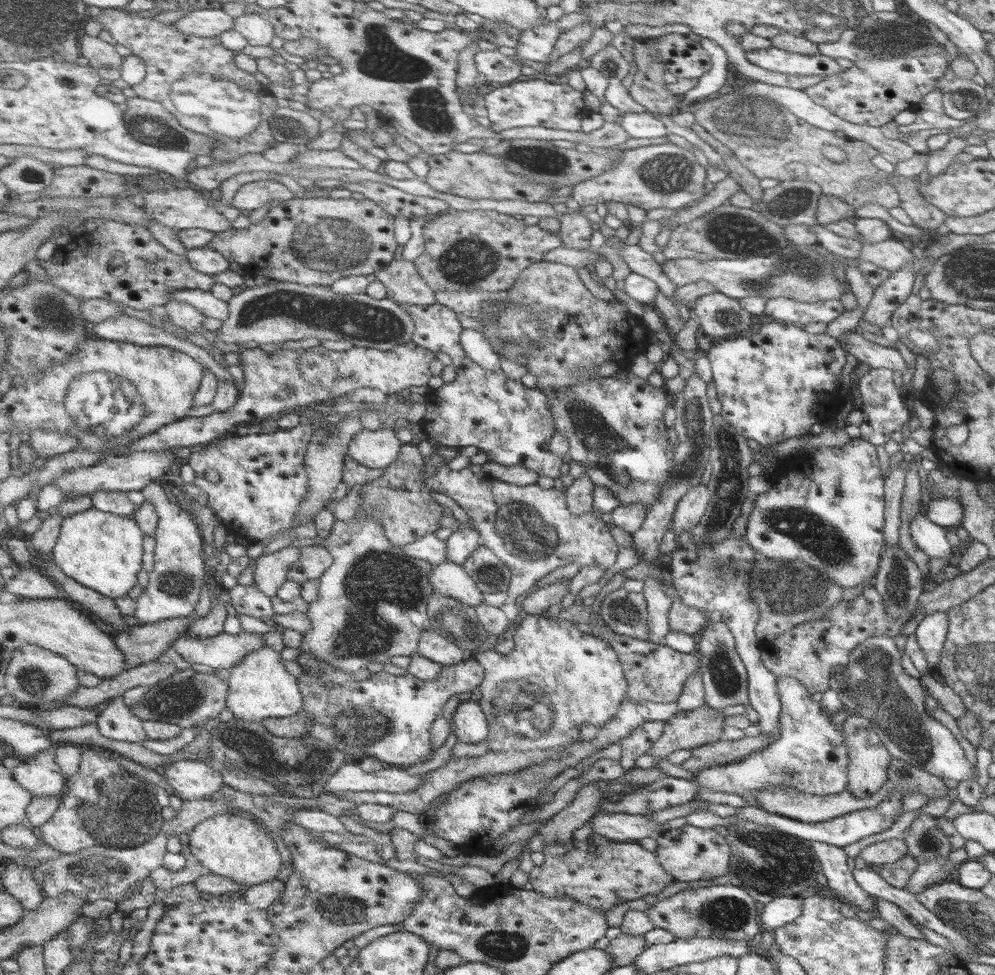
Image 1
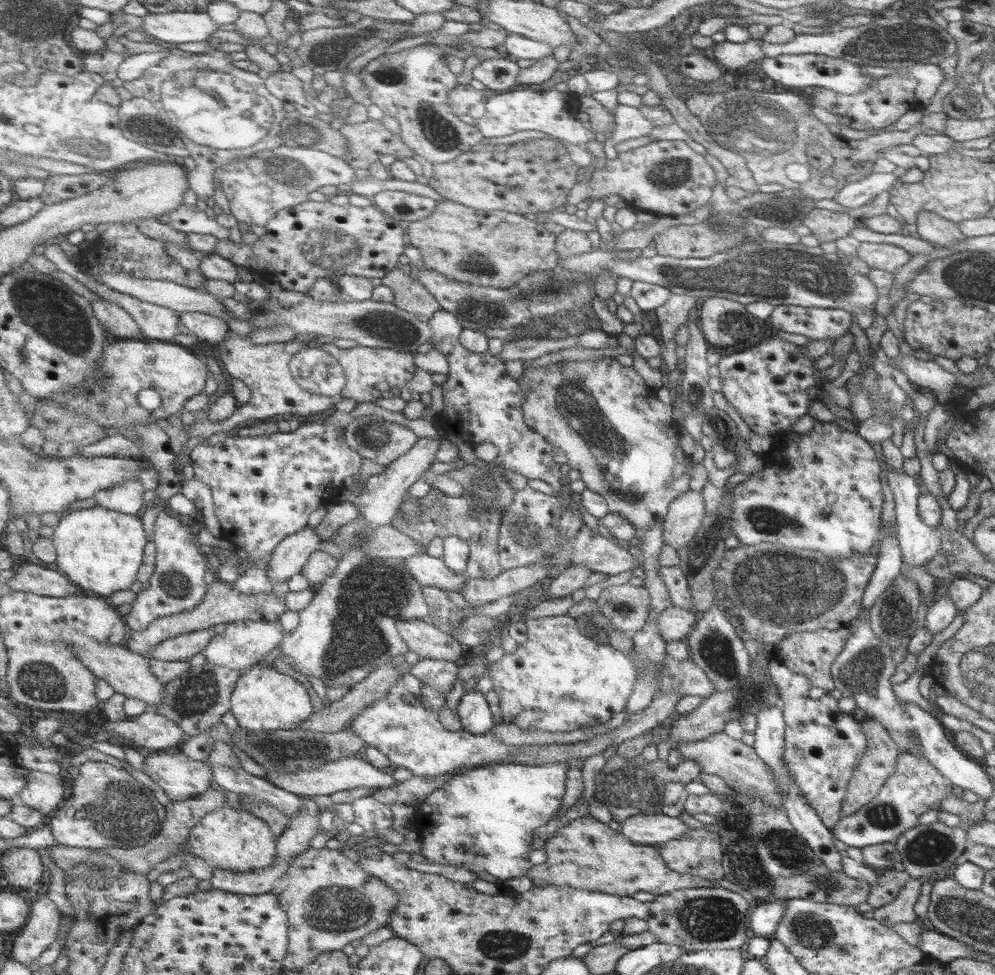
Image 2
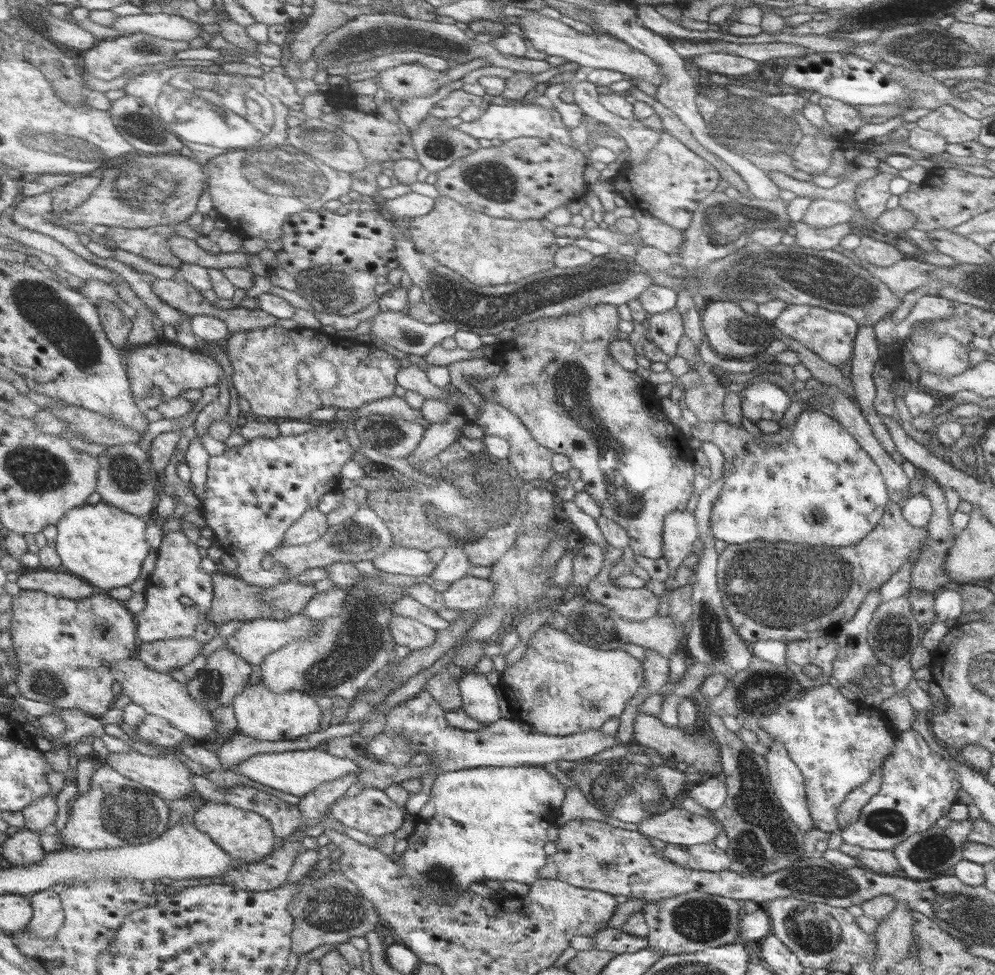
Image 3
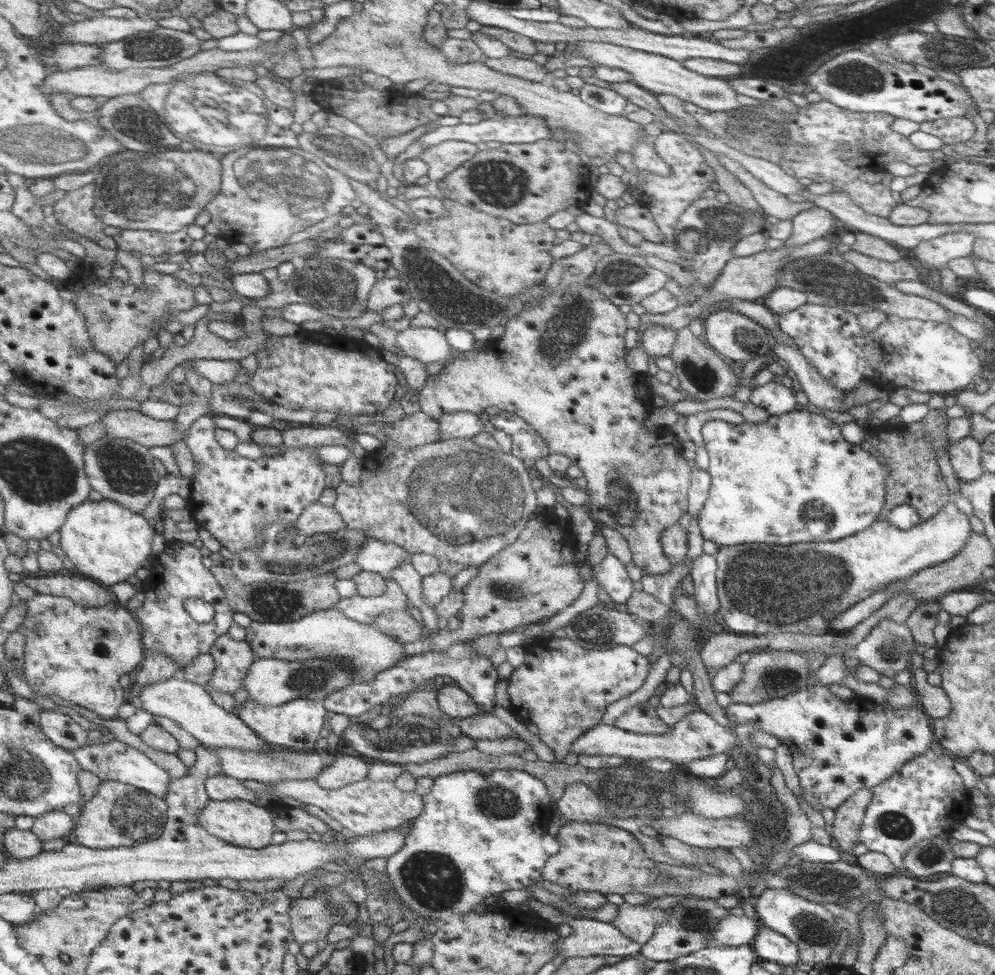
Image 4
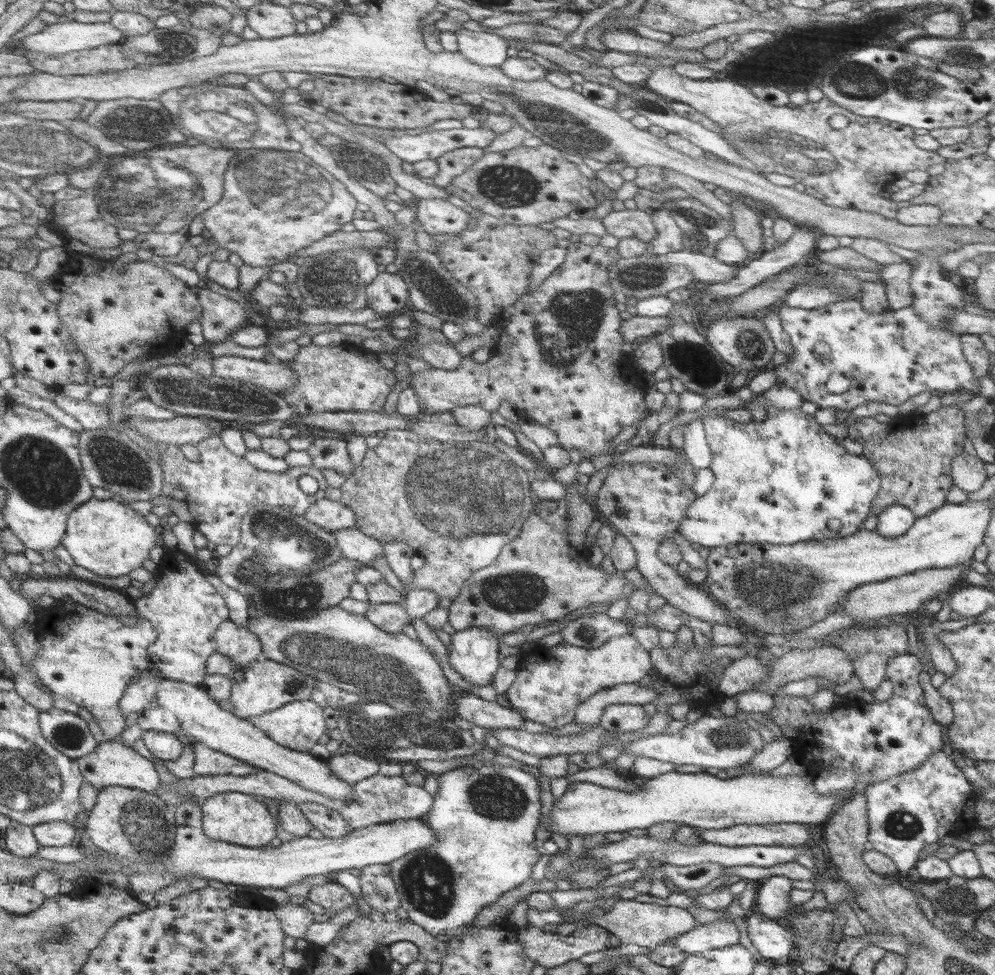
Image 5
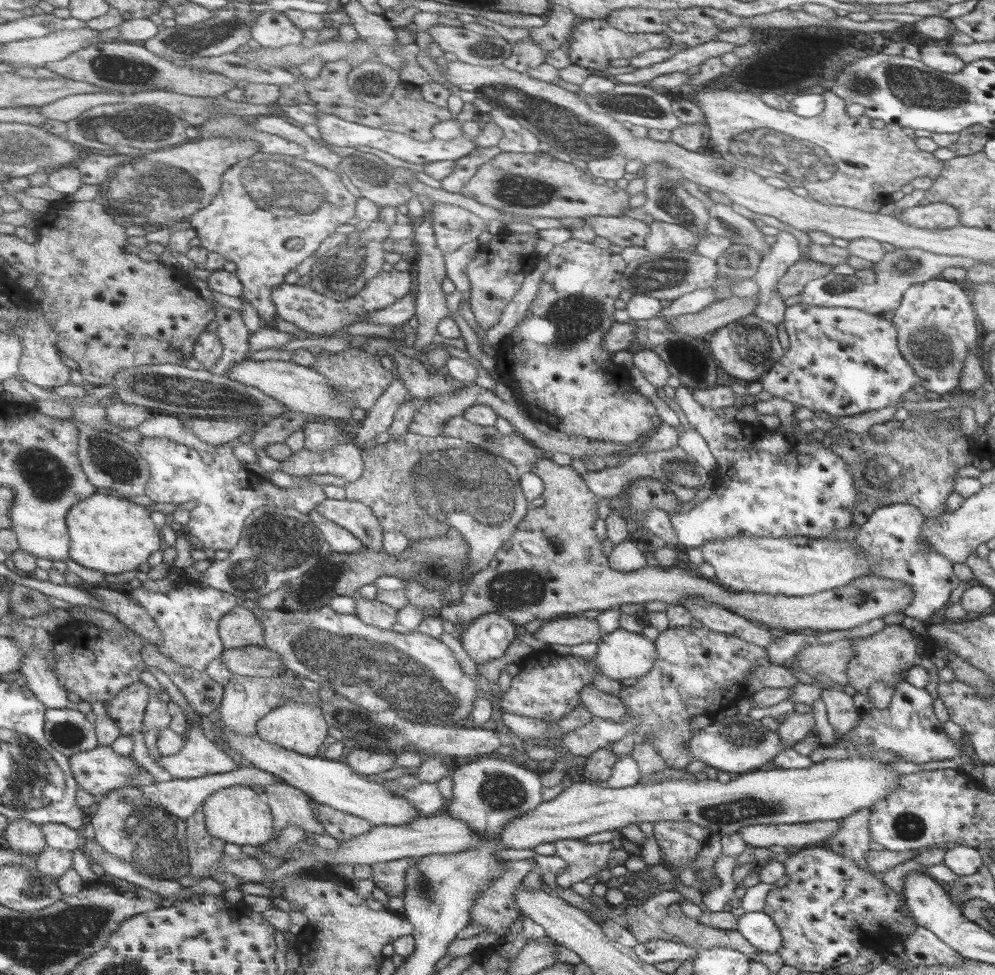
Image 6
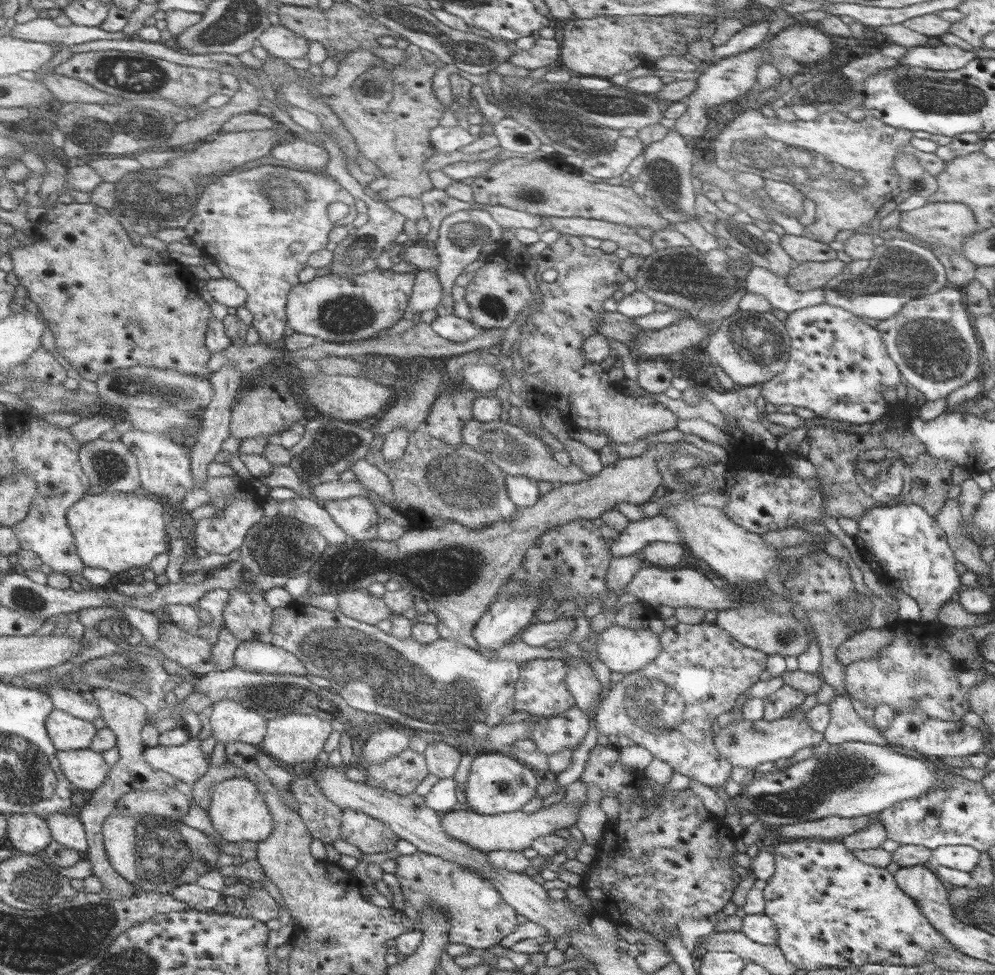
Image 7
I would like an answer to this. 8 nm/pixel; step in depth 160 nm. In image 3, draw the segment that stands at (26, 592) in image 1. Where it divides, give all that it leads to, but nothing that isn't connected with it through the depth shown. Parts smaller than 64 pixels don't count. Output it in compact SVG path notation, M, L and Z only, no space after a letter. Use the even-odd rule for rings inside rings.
M43 567L23 574L18 583L22 590L52 593L53 596L76 601L94 598L100 592L94 585L72 573L57 572Z

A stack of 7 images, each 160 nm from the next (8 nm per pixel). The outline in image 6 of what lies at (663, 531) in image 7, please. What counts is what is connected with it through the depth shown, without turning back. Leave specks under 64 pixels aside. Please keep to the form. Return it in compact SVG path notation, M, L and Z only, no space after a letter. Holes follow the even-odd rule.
M678 385L675 397L690 426L699 432L707 442L708 449L716 459L716 472L711 480L717 489L710 494L703 503L696 504L689 512L677 513L669 516L672 528L676 532L678 545L686 549L698 548L706 543L714 543L726 537L794 537L804 536L810 539L830 537L836 530L851 526L852 508L856 504L856 488L850 465L822 442L812 439L809 433L800 431L794 417L791 426L780 425L777 428L768 428L760 421L724 422L717 415L715 409L704 408L693 397L693 391L684 385Z

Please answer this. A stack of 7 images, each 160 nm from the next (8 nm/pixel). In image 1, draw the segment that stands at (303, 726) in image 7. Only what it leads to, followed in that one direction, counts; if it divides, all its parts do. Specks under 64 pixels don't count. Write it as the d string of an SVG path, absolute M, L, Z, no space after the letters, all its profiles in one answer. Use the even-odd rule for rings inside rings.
M266 645L264 648L260 648L258 652L252 652L250 656L246 656L246 660L242 660L242 664L236 664L236 668L230 670L227 676L230 685L228 708L232 709L238 718L262 723L266 719L296 715L304 708L304 696L301 695L298 680L286 672L286 668L282 666L280 654L270 646Z

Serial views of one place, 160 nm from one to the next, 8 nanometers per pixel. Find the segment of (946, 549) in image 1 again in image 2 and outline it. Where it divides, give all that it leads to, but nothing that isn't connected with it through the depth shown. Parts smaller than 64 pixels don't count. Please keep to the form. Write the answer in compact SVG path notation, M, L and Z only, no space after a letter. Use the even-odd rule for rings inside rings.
M887 466L887 479L890 488L895 496L895 509L897 512L896 529L898 529L898 542L902 552L902 566L922 566L932 561L938 555L941 548L940 534L936 528L926 526L918 516L918 502L920 495L920 486L917 478L909 476L906 473L898 474Z

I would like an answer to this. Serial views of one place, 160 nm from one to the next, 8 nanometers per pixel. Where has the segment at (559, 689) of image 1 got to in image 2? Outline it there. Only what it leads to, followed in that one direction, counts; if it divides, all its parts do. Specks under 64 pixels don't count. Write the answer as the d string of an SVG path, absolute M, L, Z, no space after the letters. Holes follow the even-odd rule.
M564 616L525 618L526 642L518 650L506 653L501 660L488 665L493 690L500 699L500 716L506 724L516 724L522 730L536 729L562 734L584 725L604 725L612 716L628 706L629 696L638 679L637 666L618 649L598 644L578 627L574 617Z

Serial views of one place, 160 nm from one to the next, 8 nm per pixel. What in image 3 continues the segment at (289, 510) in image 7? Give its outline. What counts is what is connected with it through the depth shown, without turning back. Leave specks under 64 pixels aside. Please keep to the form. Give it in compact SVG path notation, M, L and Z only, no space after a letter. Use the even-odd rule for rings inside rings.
M400 546L386 551L372 561L378 571L404 576L428 577L434 573L437 564L428 558L428 552Z

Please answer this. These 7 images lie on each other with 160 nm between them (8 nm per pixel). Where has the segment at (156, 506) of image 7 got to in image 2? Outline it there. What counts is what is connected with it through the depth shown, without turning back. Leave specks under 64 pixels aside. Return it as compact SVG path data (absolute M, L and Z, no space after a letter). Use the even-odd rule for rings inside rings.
M98 505L68 514L54 529L53 540L59 553L59 560L56 564L72 583L79 585L82 589L94 591L104 598L110 598L118 592L130 590L132 584L139 582L138 574L144 564L146 546L148 546L148 532L144 530L141 516L115 512Z

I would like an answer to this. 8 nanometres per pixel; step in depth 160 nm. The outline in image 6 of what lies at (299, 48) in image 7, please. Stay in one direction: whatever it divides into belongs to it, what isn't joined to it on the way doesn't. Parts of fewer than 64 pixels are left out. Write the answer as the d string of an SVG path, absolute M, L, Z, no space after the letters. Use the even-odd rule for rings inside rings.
M269 10L259 15L253 38L266 49L278 50L288 44L301 45L303 33L284 13Z

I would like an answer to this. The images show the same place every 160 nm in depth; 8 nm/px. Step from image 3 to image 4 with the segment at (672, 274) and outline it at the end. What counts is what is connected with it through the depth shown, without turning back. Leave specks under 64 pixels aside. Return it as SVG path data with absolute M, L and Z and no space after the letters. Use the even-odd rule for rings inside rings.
M835 250L818 256L797 258L781 266L776 275L778 288L786 287L802 292L808 303L841 308L852 312L857 317L866 312L881 310L902 319L915 319L949 324L950 315L945 306L926 297L909 295L898 291L894 286L886 284L876 277L860 272L854 264L848 262Z

